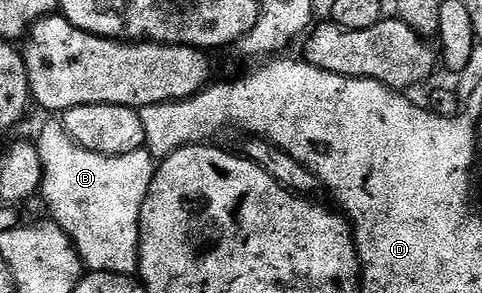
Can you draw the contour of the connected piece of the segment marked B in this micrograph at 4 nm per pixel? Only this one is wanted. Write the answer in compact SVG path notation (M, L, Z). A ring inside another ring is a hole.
M47 121L39 136L35 138L38 154L43 166L43 180L40 186L40 199L47 203L52 221L71 238L78 248L78 254L84 267L92 273L136 275L139 269L139 238L141 206L148 195L149 186L155 175L157 160L147 149L125 153L121 157L105 156L101 153L89 152L65 130L62 121Z

